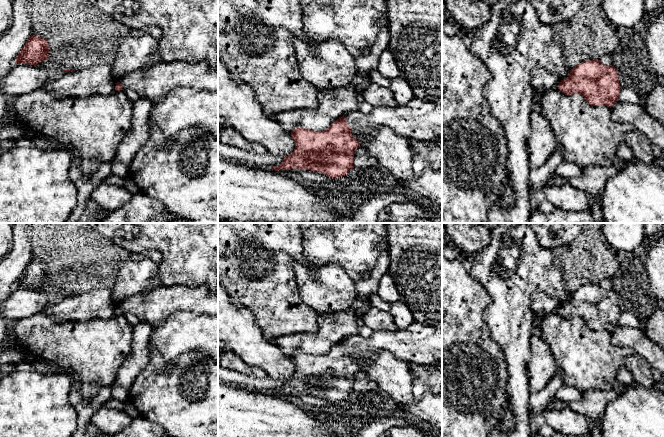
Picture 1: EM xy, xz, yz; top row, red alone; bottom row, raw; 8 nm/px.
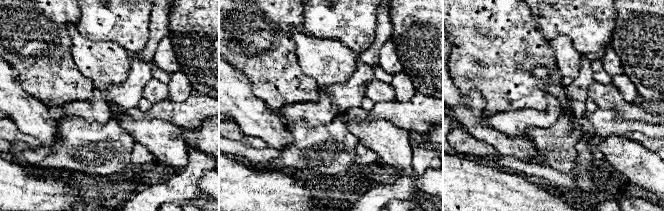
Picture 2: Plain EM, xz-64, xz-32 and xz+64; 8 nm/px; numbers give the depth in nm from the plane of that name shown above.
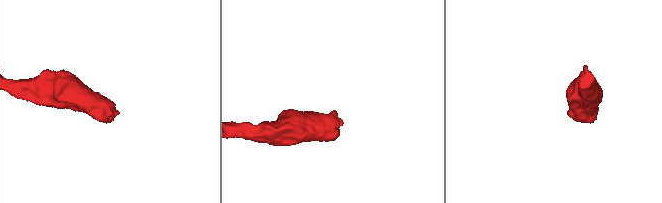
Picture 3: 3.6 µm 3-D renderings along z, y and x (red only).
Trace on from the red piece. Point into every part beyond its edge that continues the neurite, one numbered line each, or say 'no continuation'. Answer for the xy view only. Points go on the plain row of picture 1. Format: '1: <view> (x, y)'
1: xy (153, 308)

